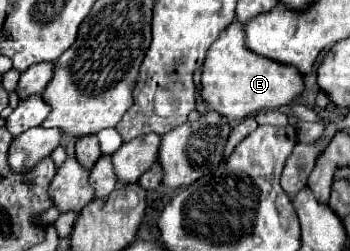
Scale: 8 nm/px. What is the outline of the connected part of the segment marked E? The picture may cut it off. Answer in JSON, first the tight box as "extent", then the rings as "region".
{"extent":[201,20,305,120],"region":[[[239,20],[229,24],[229,28],[225,28],[225,32],[221,32],[221,36],[209,48],[201,72],[201,84],[203,102],[229,120],[239,120],[253,112],[275,110],[279,106],[293,104],[305,88],[303,74],[295,66],[257,56],[247,48],[245,30]]]}

